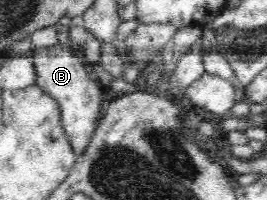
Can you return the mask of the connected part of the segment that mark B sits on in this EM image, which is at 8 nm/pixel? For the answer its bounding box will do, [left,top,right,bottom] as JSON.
[31,45,111,159]

